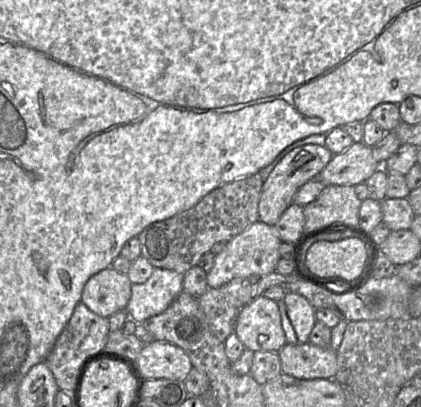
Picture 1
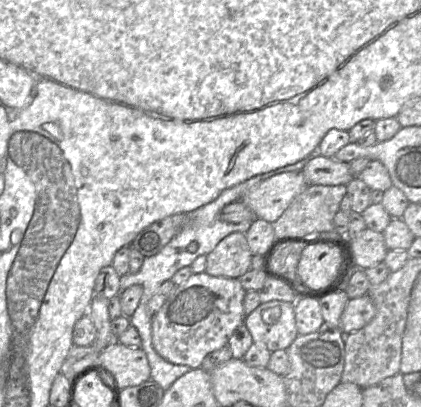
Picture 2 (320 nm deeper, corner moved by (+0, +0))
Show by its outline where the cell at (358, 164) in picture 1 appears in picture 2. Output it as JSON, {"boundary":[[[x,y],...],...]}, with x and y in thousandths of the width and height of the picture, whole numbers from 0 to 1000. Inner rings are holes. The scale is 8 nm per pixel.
{"boundary":[[[717,420],[665,425],[620,445],[565,494],[580,496],[606,523],[608,536],[648,548],[732,457]]]}

